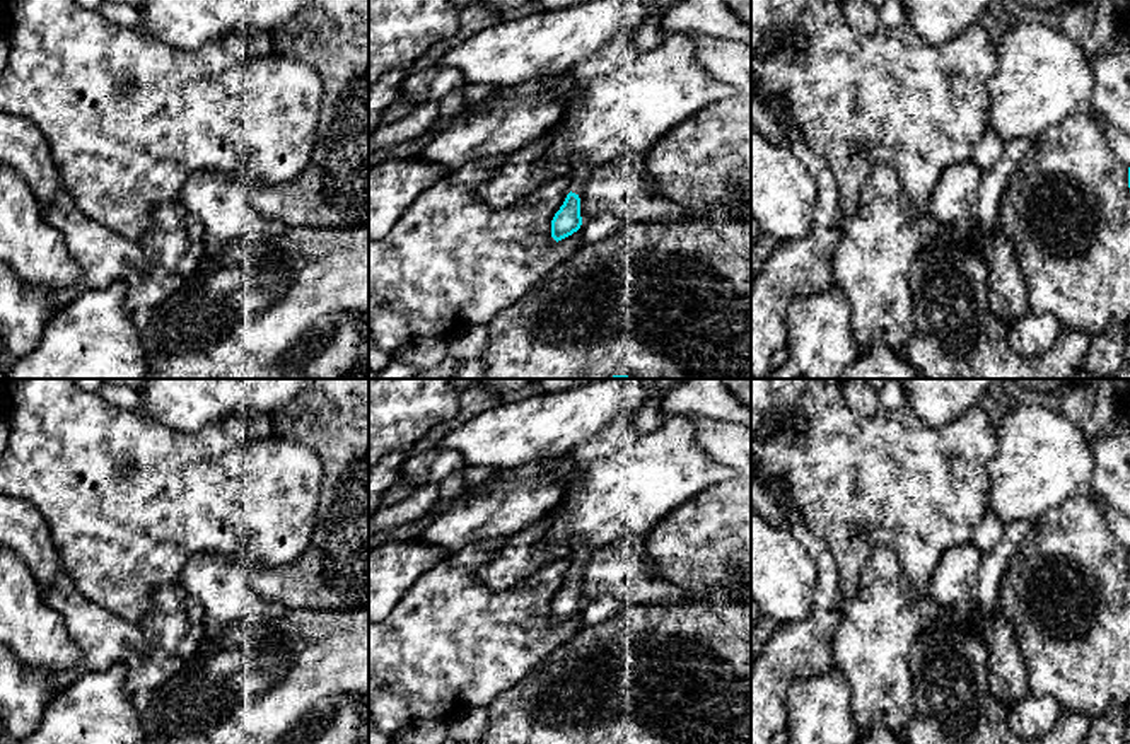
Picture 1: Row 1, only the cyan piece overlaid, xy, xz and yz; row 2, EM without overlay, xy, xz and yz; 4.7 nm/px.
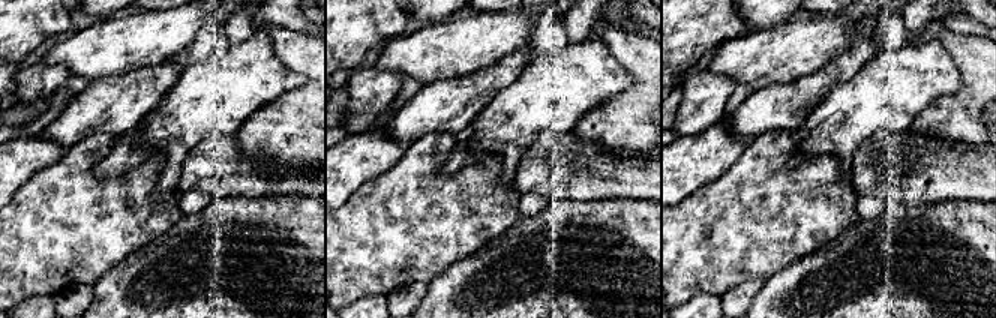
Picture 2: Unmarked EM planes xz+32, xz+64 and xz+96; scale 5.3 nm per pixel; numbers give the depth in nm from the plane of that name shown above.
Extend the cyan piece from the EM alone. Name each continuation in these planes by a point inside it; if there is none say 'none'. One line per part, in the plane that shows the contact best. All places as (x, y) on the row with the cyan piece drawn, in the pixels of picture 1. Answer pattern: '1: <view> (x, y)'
1: xz (627, 111)

